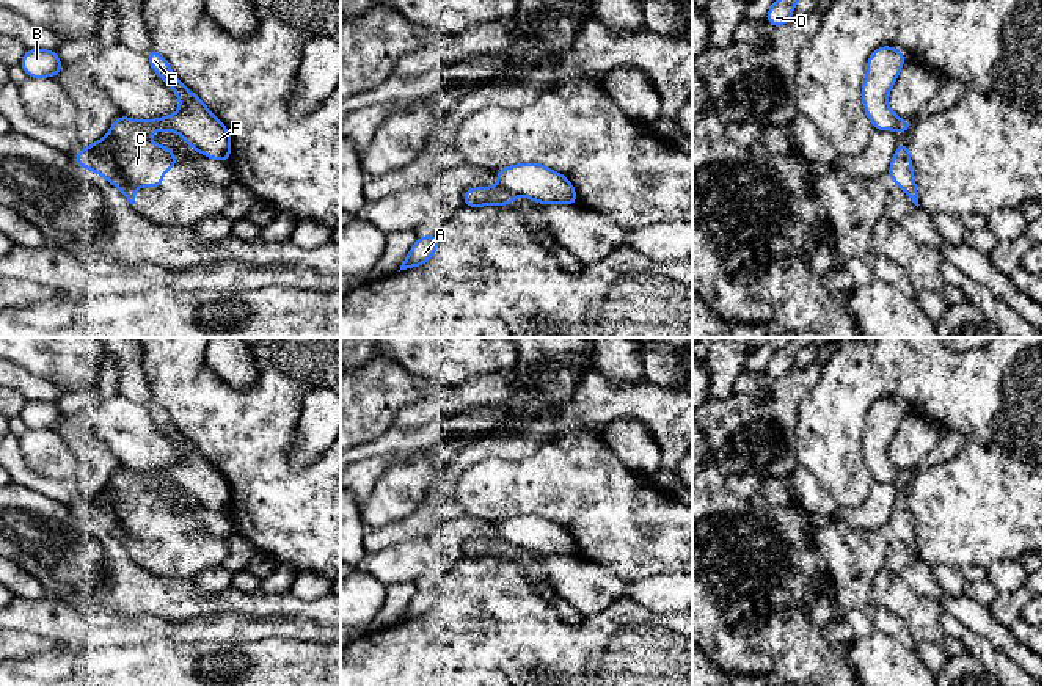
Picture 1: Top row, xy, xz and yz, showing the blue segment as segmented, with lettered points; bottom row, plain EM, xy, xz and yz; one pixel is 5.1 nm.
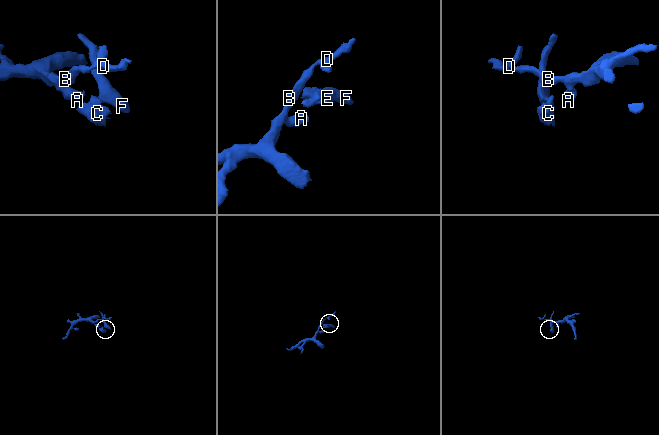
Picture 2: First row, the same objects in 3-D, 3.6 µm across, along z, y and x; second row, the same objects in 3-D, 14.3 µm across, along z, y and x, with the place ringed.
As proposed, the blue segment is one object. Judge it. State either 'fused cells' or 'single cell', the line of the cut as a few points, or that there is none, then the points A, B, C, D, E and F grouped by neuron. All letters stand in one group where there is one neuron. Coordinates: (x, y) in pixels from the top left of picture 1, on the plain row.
fused cells; cut xz (498, 537), (517, 547); groups A B D E F / C

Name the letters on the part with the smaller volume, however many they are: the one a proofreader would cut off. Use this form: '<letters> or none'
C

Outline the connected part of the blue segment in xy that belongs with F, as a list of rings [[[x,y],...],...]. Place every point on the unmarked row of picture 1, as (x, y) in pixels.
[[[151,400],[146,408],[155,425],[170,436],[181,454],[174,466],[152,473],[163,482],[181,487],[199,505],[228,513],[232,494],[226,477],[174,427],[163,407]]]

